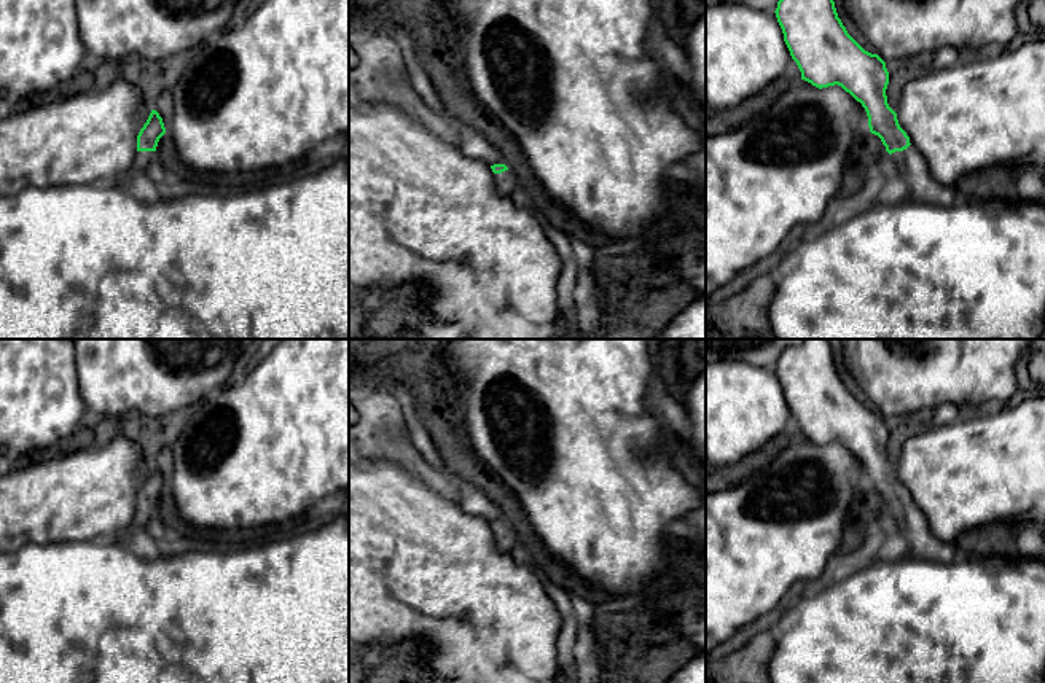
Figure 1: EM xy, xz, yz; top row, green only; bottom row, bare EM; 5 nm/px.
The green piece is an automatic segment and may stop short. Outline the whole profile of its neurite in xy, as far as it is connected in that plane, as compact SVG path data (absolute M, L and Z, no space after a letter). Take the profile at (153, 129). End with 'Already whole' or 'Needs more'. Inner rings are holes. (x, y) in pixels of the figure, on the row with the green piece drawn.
M151 110L147 123L137 135L137 153L134 156L131 169L110 183L115 183L134 193L140 193L140 188L147 185L147 180L143 177L145 169L150 162L156 161L156 146L164 134L166 127L162 118L156 110Z. Needs more

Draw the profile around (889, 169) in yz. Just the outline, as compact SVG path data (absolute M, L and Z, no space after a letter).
M884 153L879 156L876 167L883 172L883 175L887 178L887 181L894 186L898 185L900 180L900 169L898 166L890 159L889 153Z

